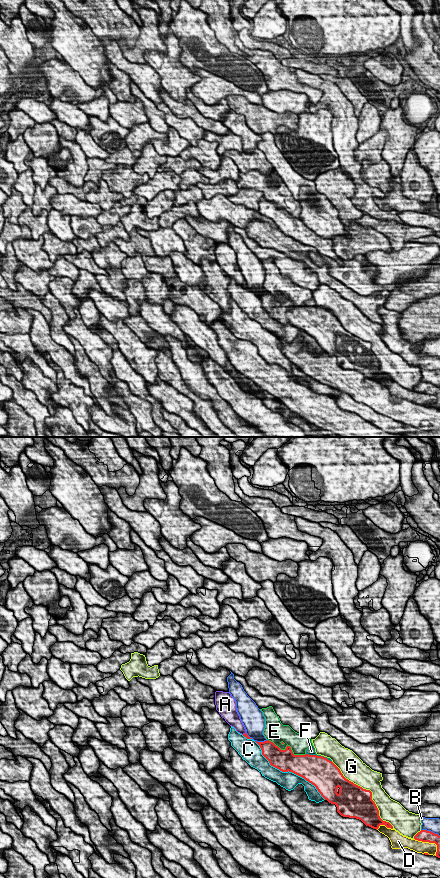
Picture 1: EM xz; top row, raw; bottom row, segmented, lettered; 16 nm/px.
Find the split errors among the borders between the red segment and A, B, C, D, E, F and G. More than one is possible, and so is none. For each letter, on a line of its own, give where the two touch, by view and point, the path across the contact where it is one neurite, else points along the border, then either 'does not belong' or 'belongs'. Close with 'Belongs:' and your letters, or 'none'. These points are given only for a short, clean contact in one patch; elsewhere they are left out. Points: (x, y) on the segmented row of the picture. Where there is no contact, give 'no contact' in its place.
A: xz (243, 734) | does not belong
B: xz (261, 742) | does not belong
C: xz (287, 771) | does not belong
D: xz (384, 824) | does not belong
E: xz (288, 746) | does not belong
F: xz (313, 755) | does not belong
G: xz (370, 791) | does not belong
Belongs: none

